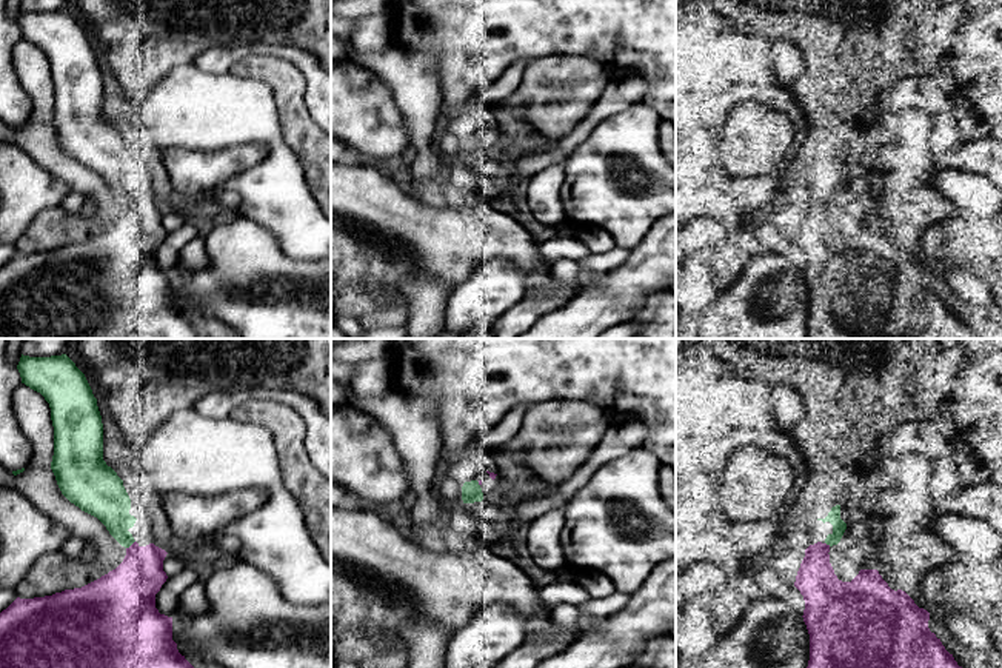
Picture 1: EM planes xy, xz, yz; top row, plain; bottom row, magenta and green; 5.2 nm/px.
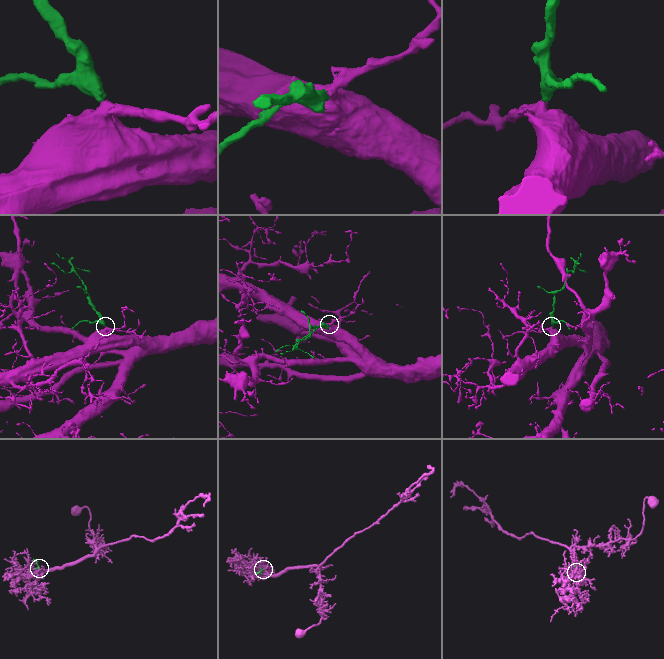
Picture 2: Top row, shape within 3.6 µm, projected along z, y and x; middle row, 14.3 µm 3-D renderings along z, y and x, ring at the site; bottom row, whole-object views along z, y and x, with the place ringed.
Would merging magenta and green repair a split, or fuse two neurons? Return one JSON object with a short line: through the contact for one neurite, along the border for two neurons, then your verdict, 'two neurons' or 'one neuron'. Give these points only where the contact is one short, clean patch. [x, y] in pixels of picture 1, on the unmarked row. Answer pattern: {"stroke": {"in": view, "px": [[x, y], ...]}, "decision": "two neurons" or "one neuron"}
{"decision": "one neuron"}

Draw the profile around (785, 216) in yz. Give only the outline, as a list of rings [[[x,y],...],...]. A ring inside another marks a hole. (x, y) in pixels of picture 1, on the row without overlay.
[[[787,197],[783,202],[774,205],[768,222],[780,237],[788,242],[794,242],[803,212],[805,205],[800,200],[796,197]]]

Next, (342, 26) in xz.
[[[331,14],[331,34],[340,38],[349,38],[354,28],[356,28],[354,17]]]

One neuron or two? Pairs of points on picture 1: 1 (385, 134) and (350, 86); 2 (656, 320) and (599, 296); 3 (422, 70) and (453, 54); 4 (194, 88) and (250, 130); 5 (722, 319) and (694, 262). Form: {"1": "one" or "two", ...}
{"1": "one", "2": "two", "3": "two", "4": "one", "5": "two"}

